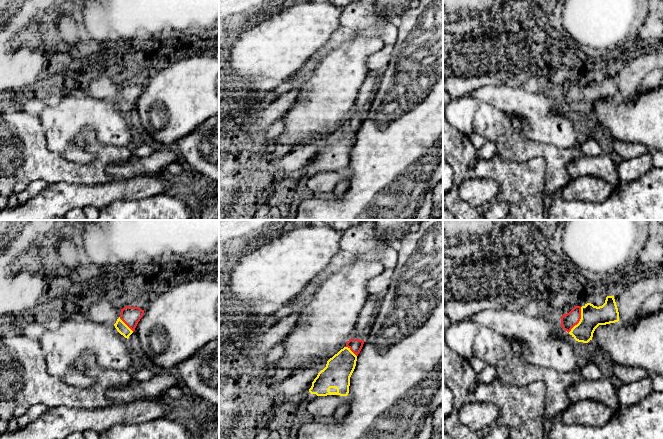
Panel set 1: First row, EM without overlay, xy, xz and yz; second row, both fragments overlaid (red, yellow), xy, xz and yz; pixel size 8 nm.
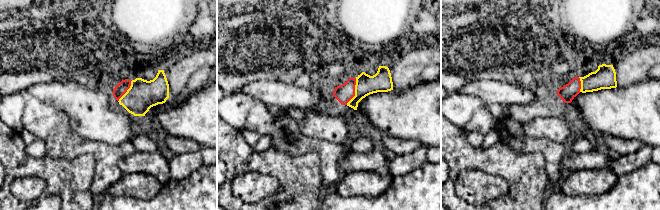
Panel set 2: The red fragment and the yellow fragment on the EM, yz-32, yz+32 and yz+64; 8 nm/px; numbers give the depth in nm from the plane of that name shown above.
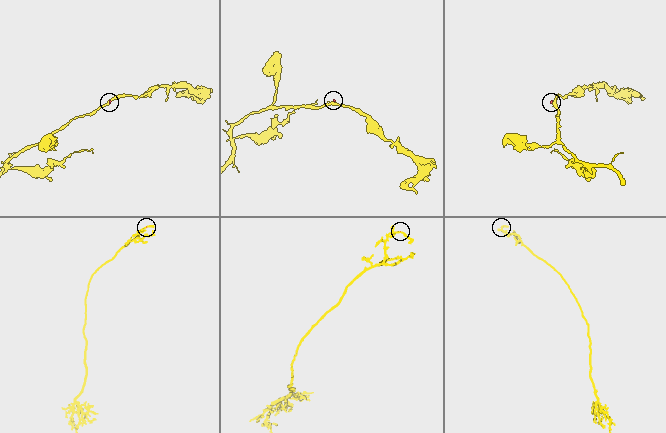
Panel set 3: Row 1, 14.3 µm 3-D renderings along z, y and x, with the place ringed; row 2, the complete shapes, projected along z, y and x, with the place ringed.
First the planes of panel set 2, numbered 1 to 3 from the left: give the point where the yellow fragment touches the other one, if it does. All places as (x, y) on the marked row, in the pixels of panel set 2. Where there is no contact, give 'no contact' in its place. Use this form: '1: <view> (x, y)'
1: yz-32 (126, 91)
2: yz+32 (354, 91)
3: yz+64 (580, 84)

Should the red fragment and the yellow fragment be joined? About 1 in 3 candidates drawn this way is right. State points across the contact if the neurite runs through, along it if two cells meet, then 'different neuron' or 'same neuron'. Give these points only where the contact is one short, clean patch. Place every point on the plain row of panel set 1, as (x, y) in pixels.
across yz (568, 97), (579, 96), (592, 92) | same neuron

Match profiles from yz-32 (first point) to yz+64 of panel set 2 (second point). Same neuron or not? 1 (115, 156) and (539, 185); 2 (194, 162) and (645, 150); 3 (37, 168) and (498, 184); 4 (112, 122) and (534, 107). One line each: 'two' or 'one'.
1: two
2: one
3: two
4: two

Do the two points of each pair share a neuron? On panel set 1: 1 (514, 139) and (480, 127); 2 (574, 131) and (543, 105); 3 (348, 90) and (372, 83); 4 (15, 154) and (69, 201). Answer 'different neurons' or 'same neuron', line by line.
1: same neuron
2: same neuron
3: different neurons
4: different neurons

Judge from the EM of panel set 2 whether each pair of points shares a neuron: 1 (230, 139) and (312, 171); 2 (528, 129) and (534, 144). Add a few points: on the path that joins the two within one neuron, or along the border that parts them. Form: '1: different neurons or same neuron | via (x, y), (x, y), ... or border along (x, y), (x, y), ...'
1: same neuron | via (250, 159), (259, 162), (274, 162), (292, 171)
2: different neurons | border along (521, 127), (528, 136), (544, 137), (554, 142)

